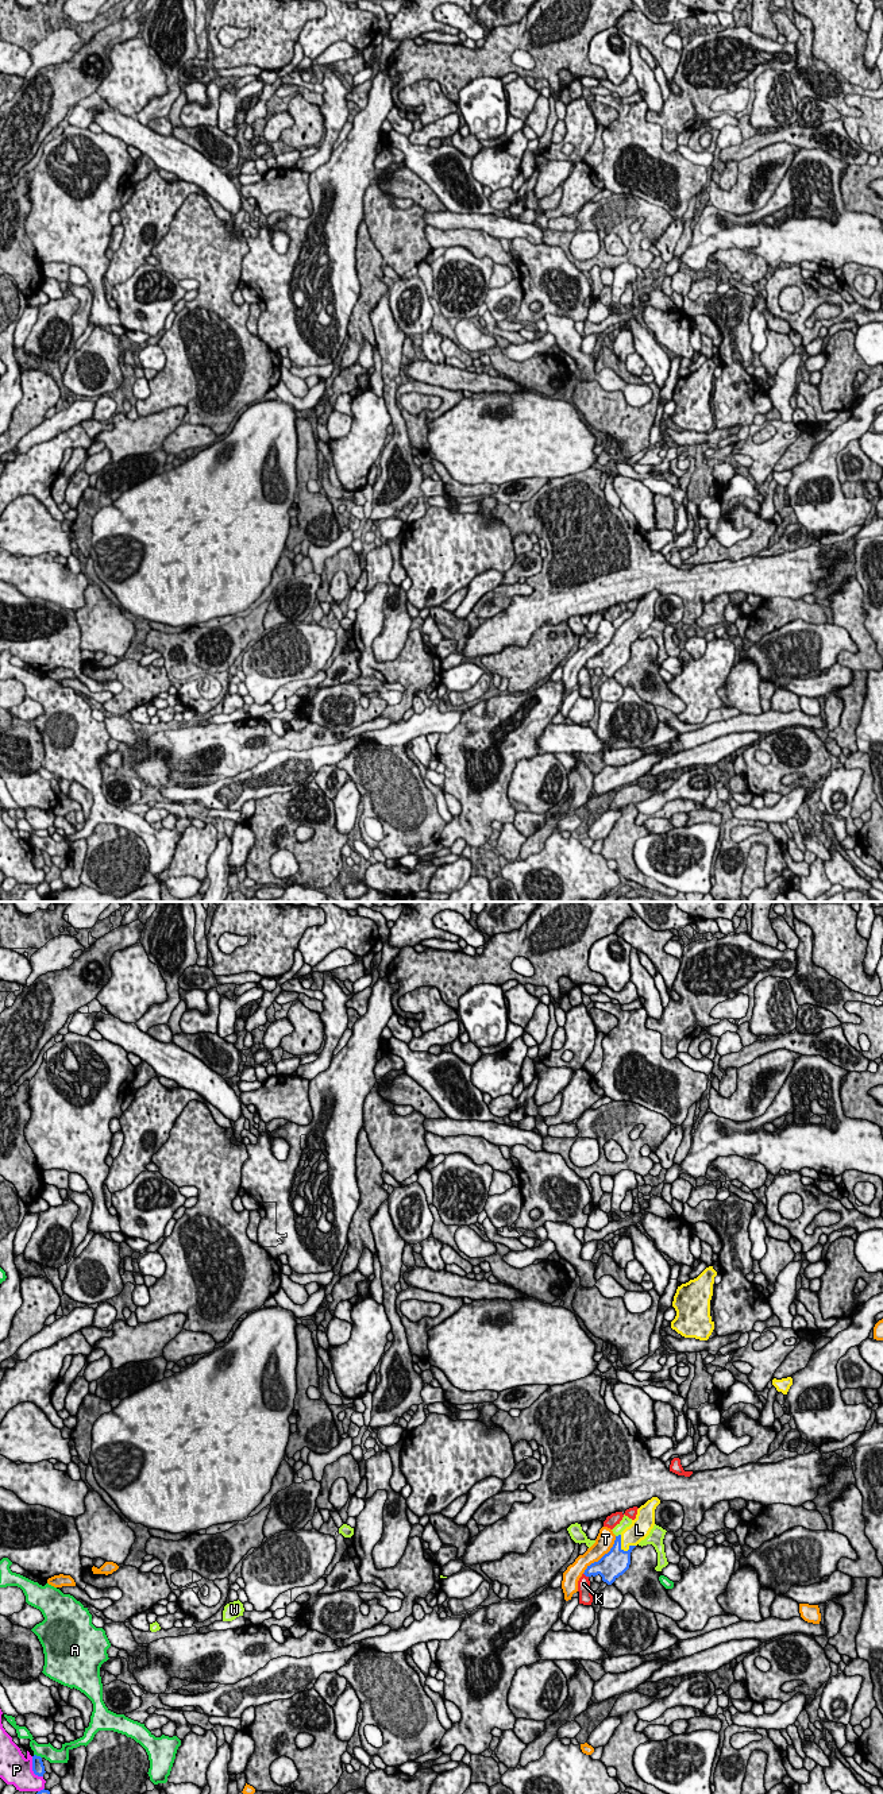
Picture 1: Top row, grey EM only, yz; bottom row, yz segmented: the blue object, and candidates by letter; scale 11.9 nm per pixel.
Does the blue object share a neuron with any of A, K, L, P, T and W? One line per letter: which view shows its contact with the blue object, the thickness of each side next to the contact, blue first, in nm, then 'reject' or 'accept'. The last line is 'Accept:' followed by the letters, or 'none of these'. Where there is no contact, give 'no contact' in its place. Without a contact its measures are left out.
A: yz | 140/180 nm | reject
K: yz | 220/160 nm | reject
L: yz | 320/240 nm | accept
P: yz | 140/360 nm | reject
T: yz | 320/220 nm | reject
W: yz | 200/120 nm | reject
Accept: L

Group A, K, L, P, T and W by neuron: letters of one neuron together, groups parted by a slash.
A / K / L / P / T / W

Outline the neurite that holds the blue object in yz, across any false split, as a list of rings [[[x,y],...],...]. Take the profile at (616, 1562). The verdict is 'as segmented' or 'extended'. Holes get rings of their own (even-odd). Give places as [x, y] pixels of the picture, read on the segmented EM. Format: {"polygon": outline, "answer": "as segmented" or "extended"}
{"polygon": [[[652,1497],[637,1509],[636,1519],[618,1536],[608,1554],[585,1570],[586,1577],[601,1575],[602,1581],[612,1585],[631,1565],[632,1550],[644,1540],[655,1525],[655,1509],[660,1504]]], "answer": "extended"}

